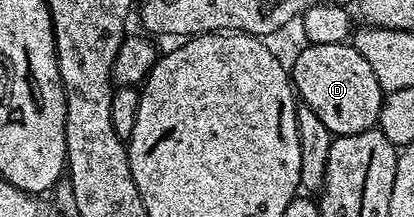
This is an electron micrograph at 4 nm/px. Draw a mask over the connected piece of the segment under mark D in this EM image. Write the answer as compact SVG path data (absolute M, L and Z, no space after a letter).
M305 44L293 66L291 62L291 81L298 99L327 124L334 136L358 134L377 126L383 93L375 72L356 45Z

